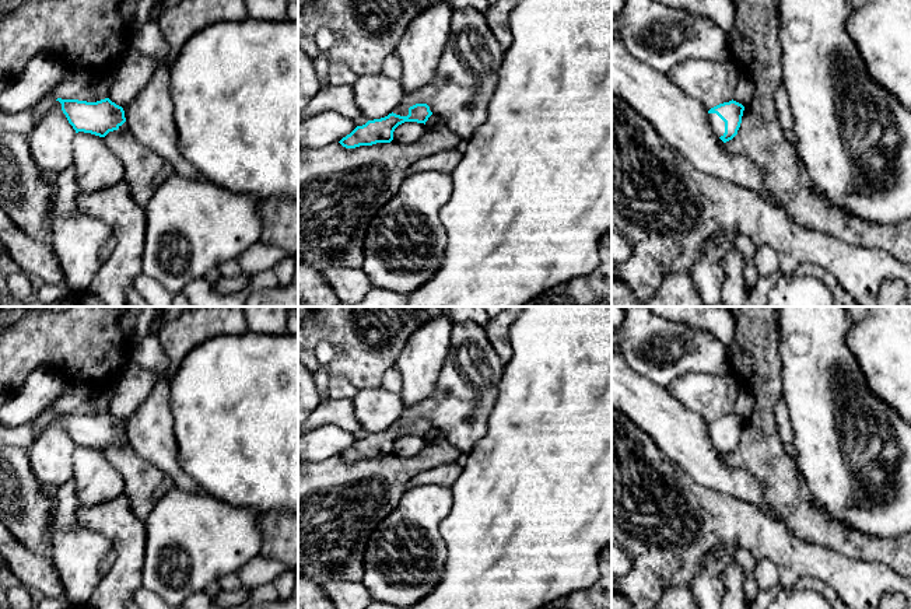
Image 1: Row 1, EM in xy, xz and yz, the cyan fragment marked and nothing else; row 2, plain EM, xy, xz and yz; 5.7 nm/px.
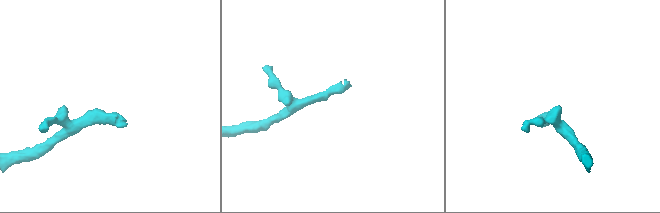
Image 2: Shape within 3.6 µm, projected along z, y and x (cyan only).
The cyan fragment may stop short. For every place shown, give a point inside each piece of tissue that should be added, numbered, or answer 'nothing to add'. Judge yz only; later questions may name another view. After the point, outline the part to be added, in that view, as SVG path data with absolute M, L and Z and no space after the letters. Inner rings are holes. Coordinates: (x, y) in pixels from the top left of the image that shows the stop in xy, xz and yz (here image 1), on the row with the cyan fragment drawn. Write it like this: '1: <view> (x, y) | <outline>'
1: yz (715, 122) | M708 113L712 132L721 137L725 133L725 122L716 113Z

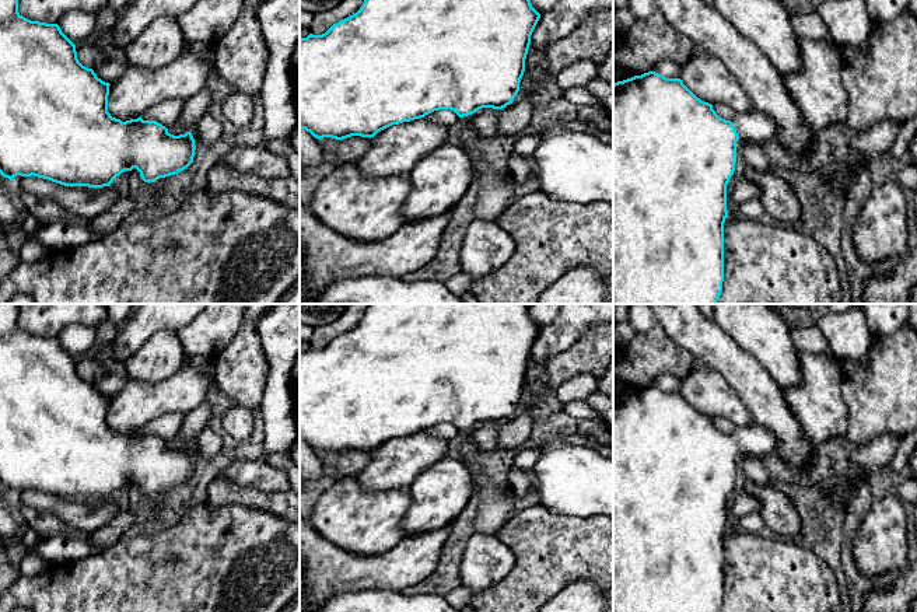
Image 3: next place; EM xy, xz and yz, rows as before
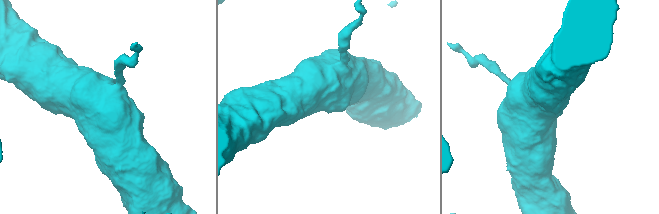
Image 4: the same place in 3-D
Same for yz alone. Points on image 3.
1: yz (756, 126) | M757 108L748 113L735 113L731 122L742 141L764 144L767 140L776 139L778 133L776 122Z

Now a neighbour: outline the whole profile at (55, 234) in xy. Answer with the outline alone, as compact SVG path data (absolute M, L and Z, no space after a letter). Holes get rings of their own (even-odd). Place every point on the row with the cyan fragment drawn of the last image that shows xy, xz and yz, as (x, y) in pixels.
M49 221L28 237L38 238L49 249L64 249L85 245L102 238L104 234L90 230L87 225L70 224L66 221Z

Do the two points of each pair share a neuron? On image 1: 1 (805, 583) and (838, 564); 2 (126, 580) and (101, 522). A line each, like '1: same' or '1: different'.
1: different
2: same

